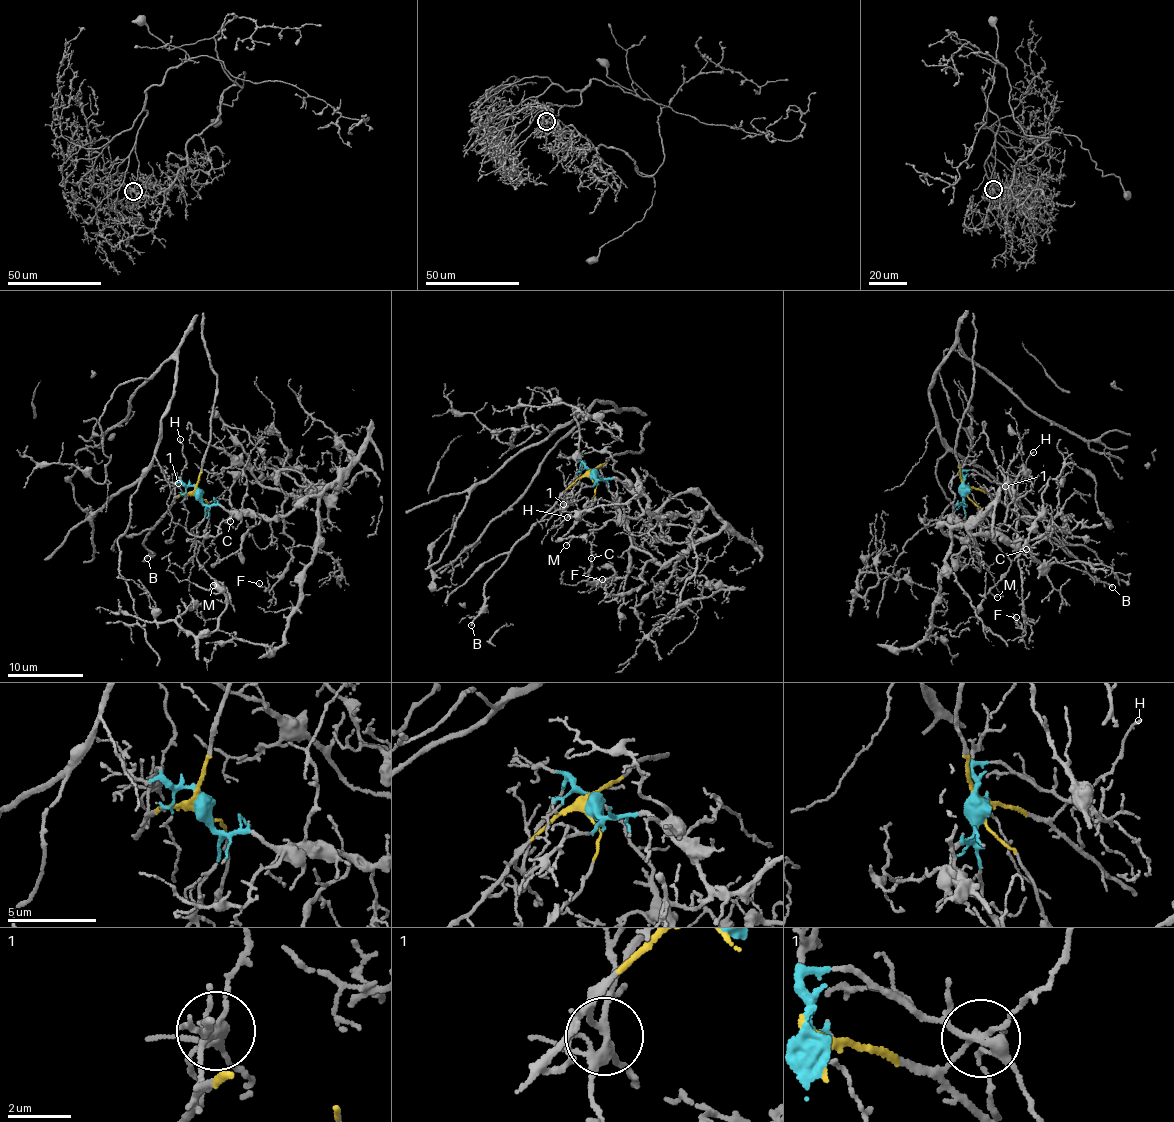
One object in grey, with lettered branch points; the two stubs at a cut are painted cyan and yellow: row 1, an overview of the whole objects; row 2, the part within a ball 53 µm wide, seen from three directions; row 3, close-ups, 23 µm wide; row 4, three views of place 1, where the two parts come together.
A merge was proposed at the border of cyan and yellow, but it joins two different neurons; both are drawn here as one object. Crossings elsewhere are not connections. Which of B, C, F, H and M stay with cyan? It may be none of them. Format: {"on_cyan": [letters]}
{"on_cyan": ["C", "F"]}

